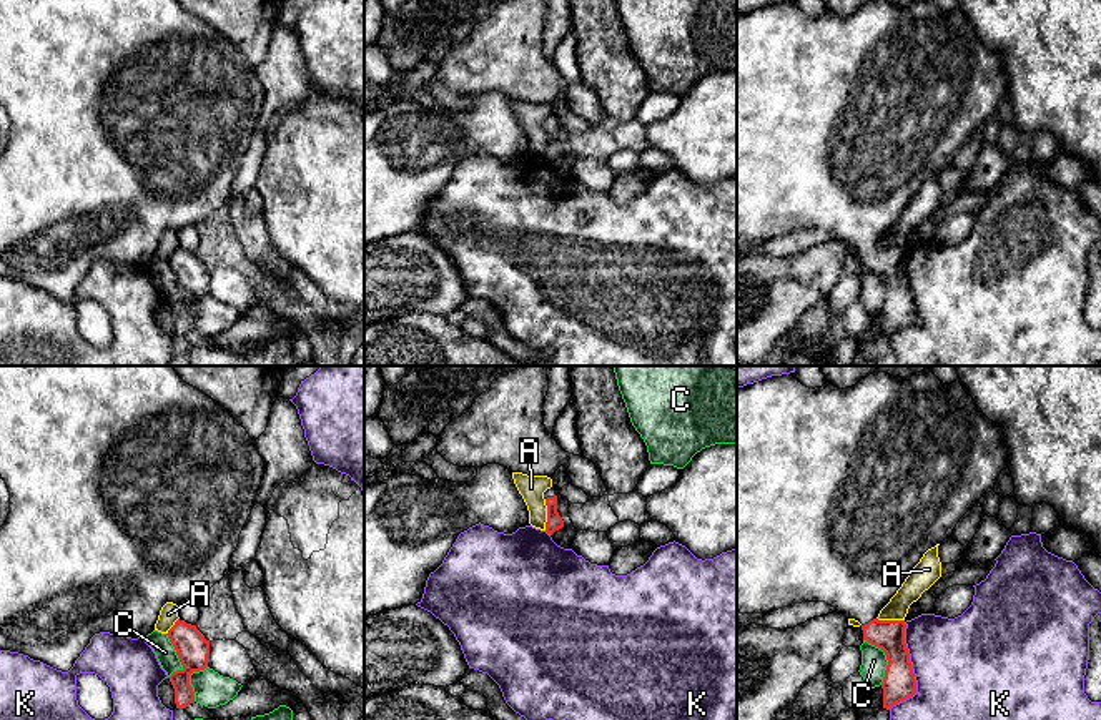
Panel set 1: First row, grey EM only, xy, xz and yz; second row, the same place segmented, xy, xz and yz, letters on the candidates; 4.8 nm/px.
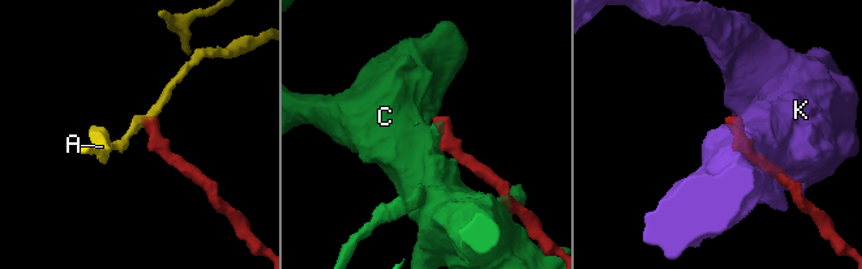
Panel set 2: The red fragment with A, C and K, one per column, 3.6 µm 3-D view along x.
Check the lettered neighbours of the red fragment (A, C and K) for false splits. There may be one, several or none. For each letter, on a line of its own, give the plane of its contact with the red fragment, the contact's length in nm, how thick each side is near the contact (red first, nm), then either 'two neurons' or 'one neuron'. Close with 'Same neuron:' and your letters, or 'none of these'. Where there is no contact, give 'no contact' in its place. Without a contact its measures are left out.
A: contact in xz; length 150 nm; calibres 80 and 120 nm; two neurons
C: contact in yz; length 240 nm; calibres 160 and 130 nm; two neurons
K: contact in yz; length 440 nm; calibres 160 and 480 nm; two neurons
Same neuron: none of these

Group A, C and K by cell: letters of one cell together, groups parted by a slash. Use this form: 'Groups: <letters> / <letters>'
Groups: A / C / K

